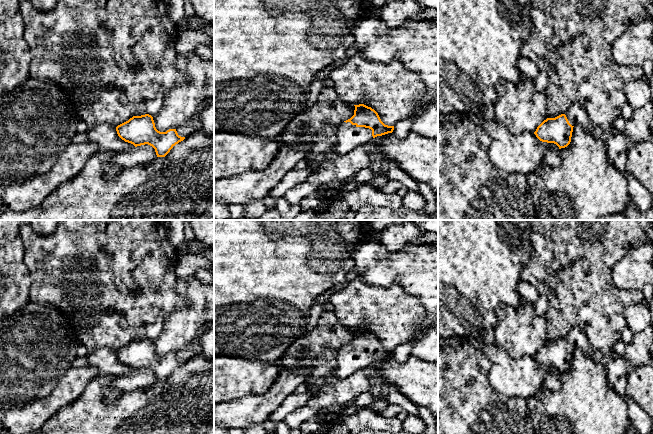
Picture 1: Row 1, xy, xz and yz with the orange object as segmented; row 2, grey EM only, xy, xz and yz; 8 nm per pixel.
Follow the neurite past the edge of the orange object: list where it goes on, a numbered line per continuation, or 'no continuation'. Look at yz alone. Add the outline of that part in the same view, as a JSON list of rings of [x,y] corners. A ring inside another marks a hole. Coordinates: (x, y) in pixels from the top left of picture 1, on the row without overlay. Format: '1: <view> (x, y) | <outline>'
1: yz (577, 340) | [[[574,328],[570,336],[565,338],[572,350],[579,349],[587,357],[595,357],[594,349],[591,347],[586,335],[579,328]]]

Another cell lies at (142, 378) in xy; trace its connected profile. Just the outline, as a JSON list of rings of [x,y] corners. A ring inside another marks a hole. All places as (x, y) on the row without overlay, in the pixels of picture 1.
[[[101,347],[87,354],[88,365],[94,366],[99,372],[115,376],[112,386],[117,391],[129,391],[152,386],[156,381],[155,373],[148,369],[135,371],[122,364],[116,352]]]

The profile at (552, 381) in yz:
[[[543,366],[543,368],[546,370],[548,373],[545,381],[544,381],[544,386],[546,388],[551,388],[554,390],[557,390],[561,387],[561,380],[559,378],[559,371],[554,368],[554,367],[547,367]]]

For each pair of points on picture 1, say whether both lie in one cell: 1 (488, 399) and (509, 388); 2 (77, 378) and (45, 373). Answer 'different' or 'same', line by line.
1: different
2: different

